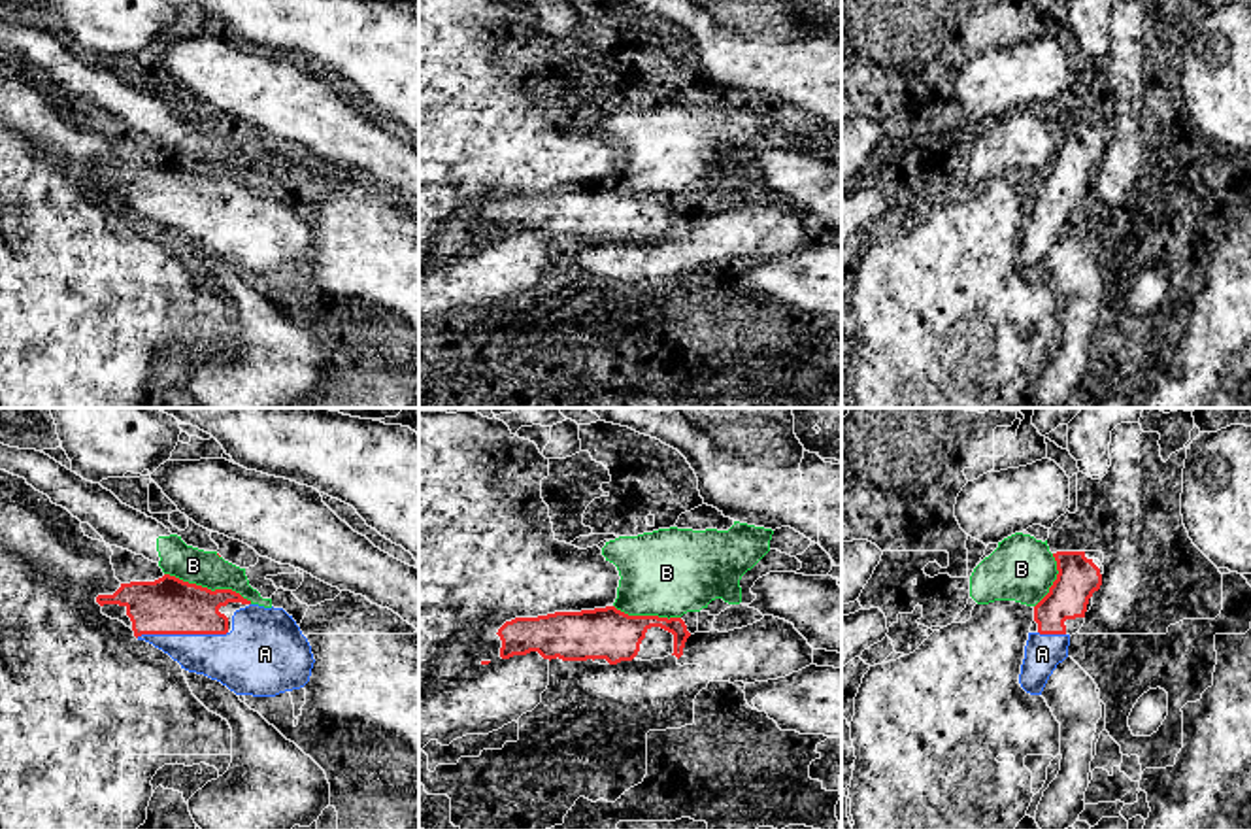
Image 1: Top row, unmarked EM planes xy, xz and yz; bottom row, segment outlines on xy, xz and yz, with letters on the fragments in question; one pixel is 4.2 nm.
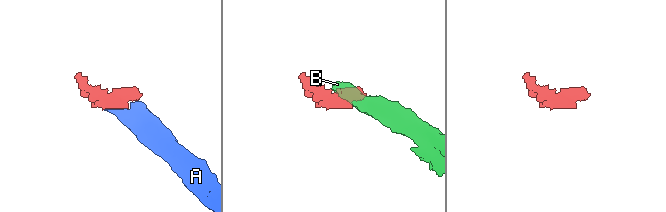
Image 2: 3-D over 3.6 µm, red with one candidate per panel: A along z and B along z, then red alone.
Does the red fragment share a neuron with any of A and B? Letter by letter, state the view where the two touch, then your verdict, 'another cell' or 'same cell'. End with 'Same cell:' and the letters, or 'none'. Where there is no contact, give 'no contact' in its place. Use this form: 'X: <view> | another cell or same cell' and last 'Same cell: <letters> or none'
A: xy | same cell
B: xy | another cell
Same cell: A

